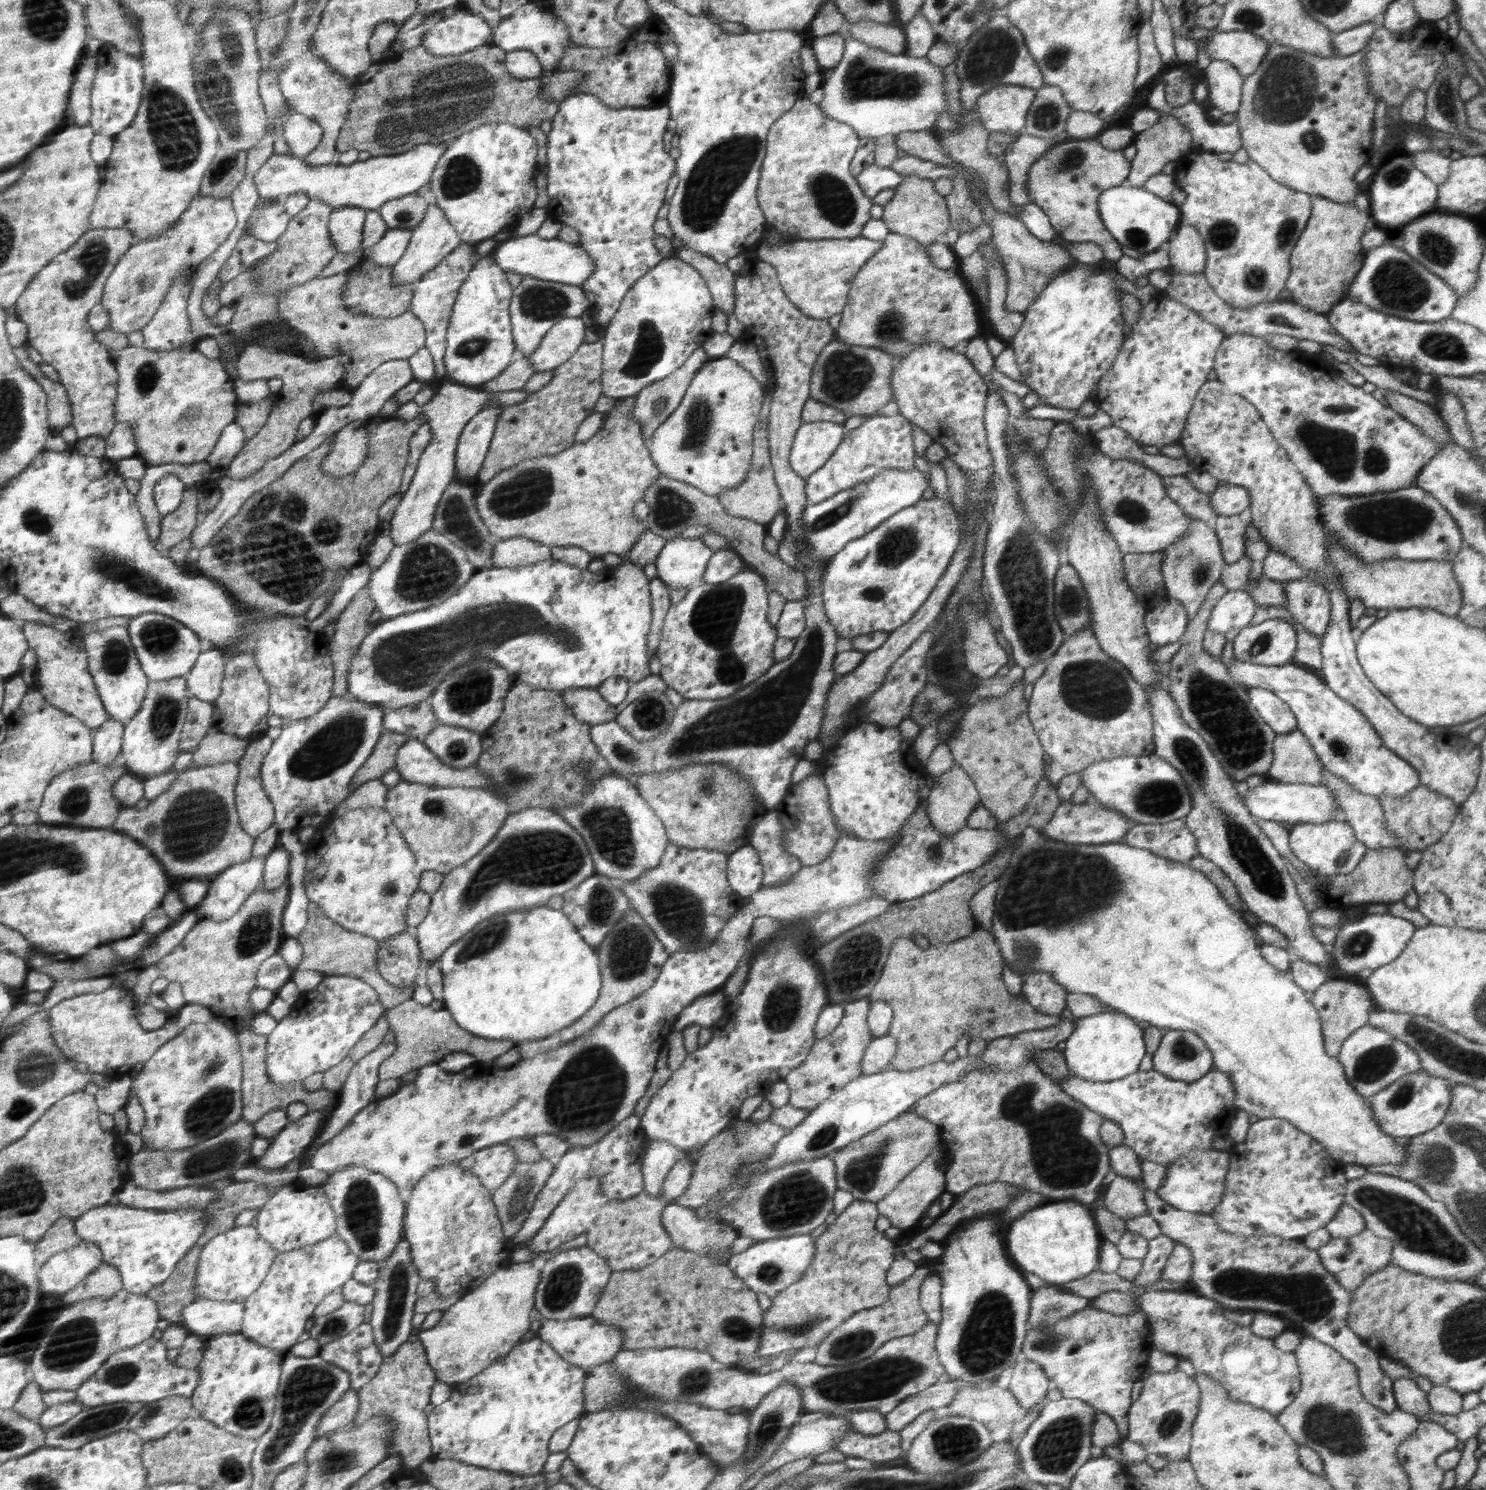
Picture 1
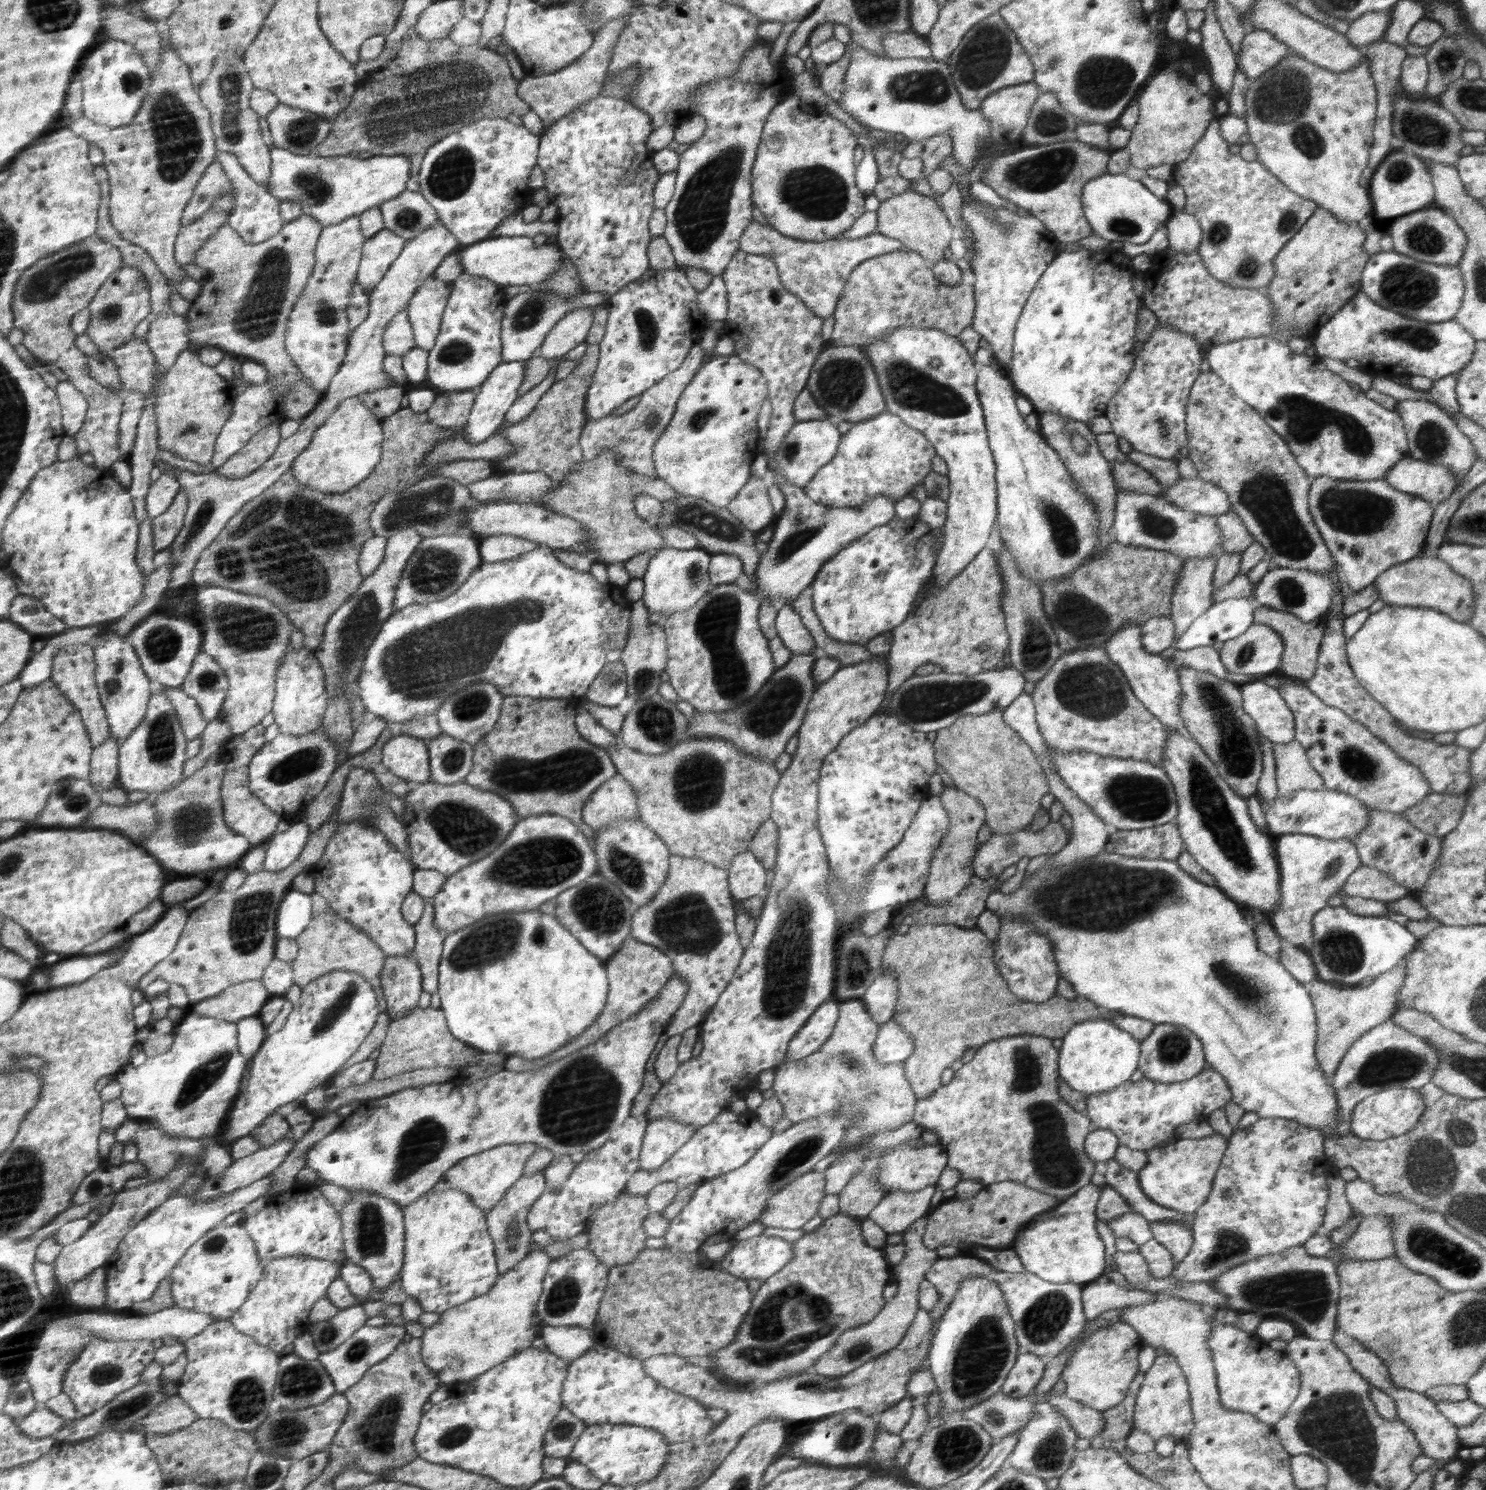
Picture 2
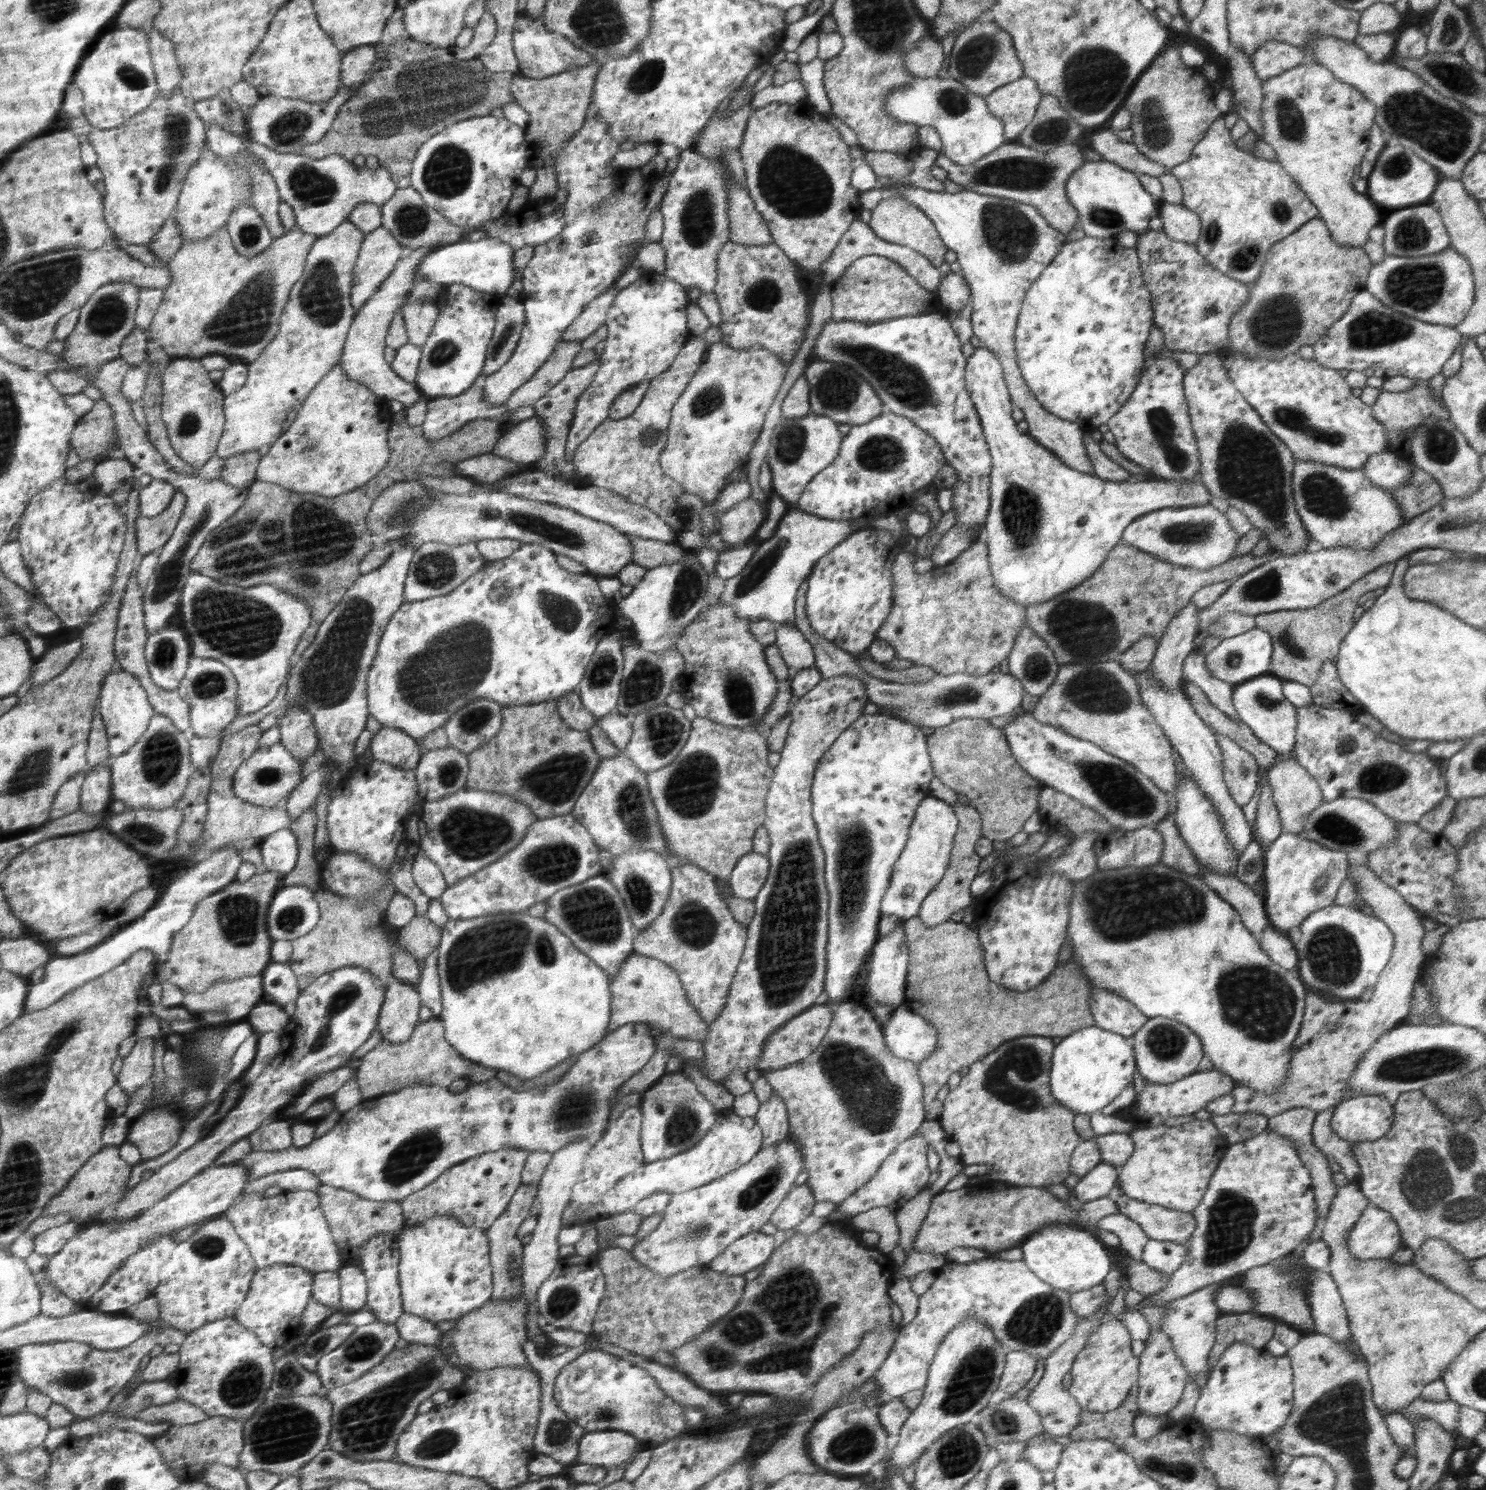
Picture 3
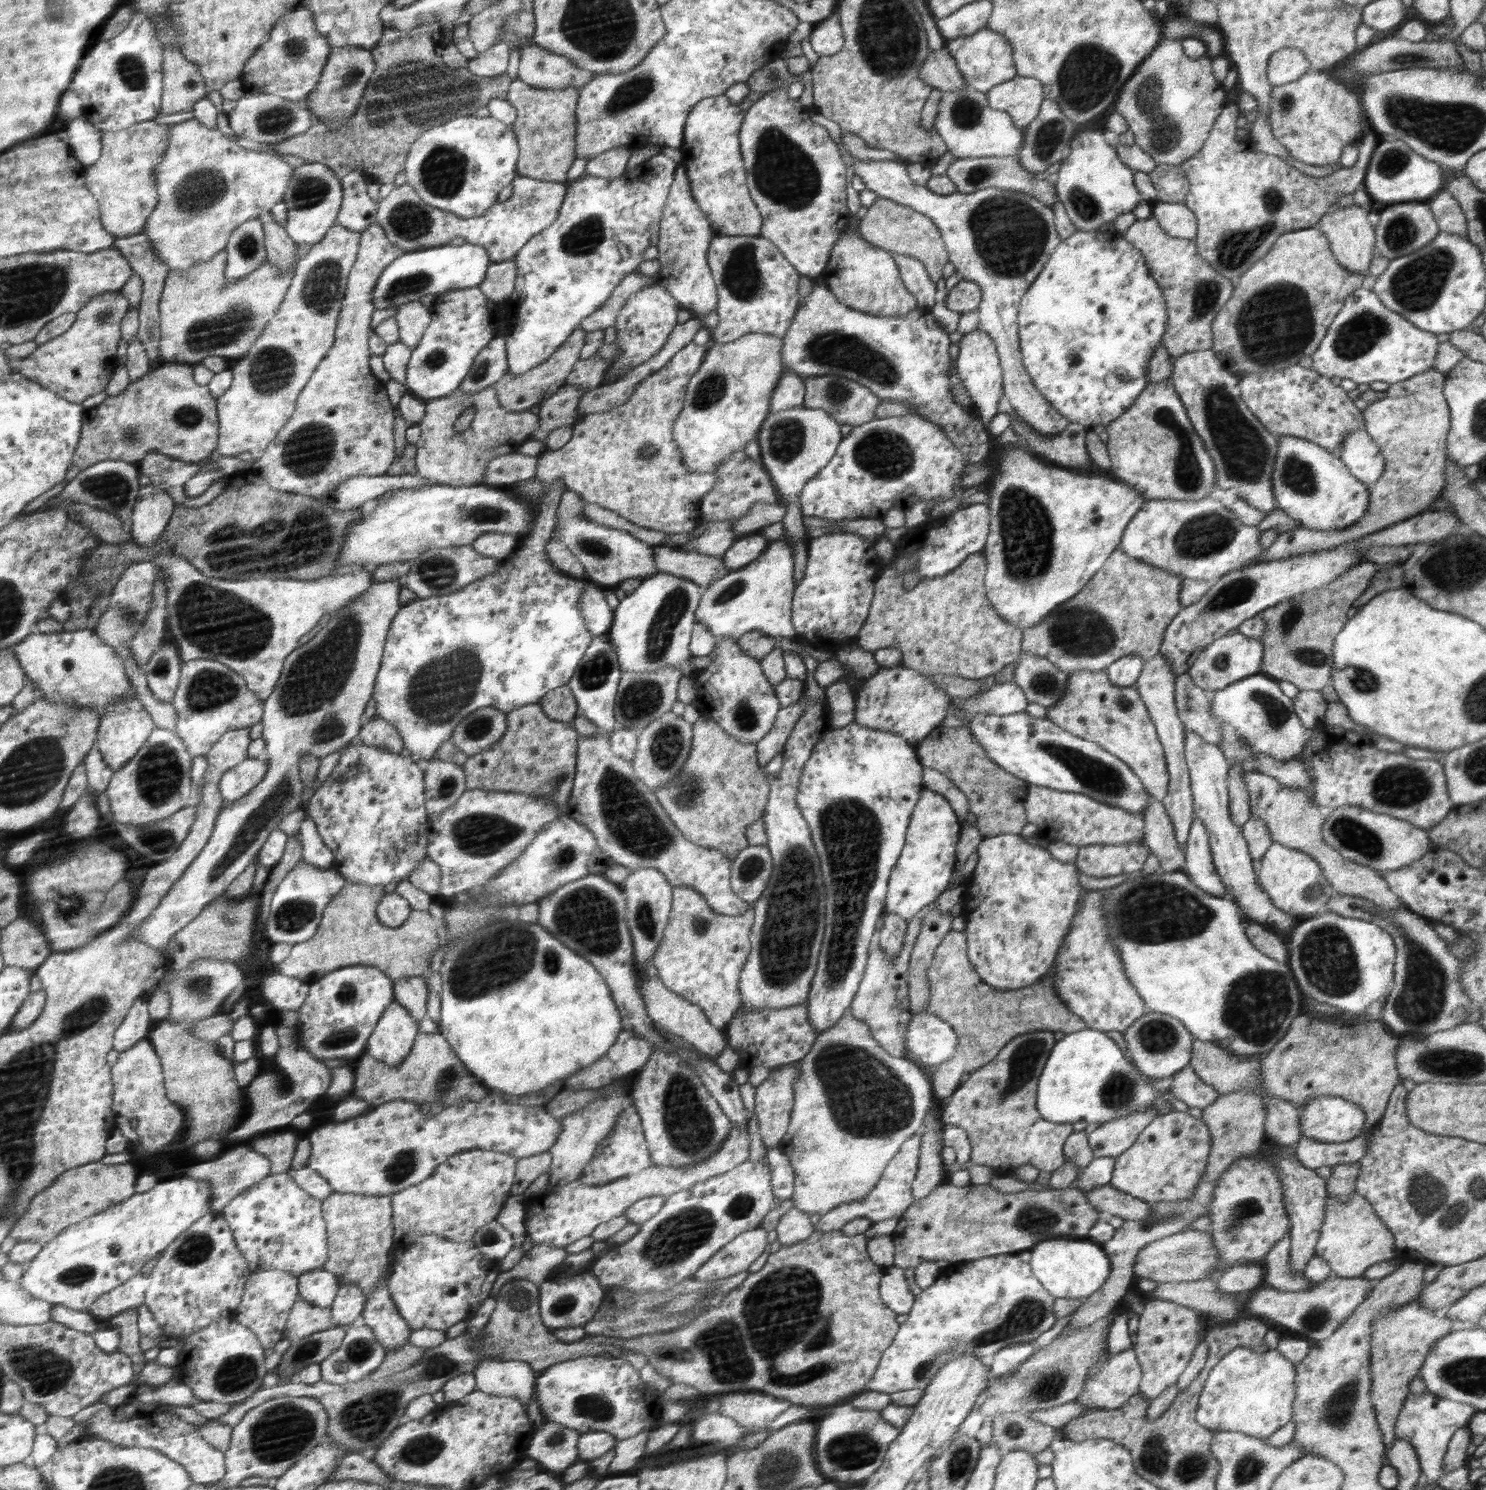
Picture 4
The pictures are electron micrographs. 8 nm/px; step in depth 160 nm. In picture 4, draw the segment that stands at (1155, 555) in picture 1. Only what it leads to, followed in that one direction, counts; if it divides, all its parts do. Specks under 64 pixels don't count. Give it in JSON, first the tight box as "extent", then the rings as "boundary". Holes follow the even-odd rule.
{"extent":[1023,367,1450,674],"boundary":[[[1430,367],[1409,379],[1387,386],[1385,397],[1363,410],[1365,430],[1378,445],[1385,465],[1378,480],[1367,485],[1370,504],[1357,523],[1341,531],[1319,531],[1302,526],[1285,531],[1276,537],[1255,563],[1340,546],[1428,510],[1431,502],[1441,495],[1447,481],[1445,446],[1450,428],[1450,411],[1443,393],[1444,381],[1445,375]],[[1119,547],[1076,596],[1050,611],[1036,626],[1023,630],[1023,651],[1048,657],[1062,672],[1069,674],[1086,670],[1100,672],[1130,654],[1150,660],[1159,653],[1168,625],[1183,609],[1179,603],[1182,579],[1183,576],[1138,560]]]}

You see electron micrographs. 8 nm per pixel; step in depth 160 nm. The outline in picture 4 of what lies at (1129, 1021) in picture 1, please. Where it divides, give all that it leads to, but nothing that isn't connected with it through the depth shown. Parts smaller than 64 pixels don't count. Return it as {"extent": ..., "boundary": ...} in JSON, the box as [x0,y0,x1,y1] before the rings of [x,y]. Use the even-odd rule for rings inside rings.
{"extent":[1037,1027,1188,1124],"boundary":[[[1086,1027],[1078,1032],[1065,1034],[1064,1038],[1058,1040],[1058,1048],[1054,1049],[1054,1056],[1050,1057],[1050,1064],[1046,1065],[1046,1072],[1042,1073],[1042,1088],[1037,1088],[1038,1108],[1042,1108],[1042,1117],[1046,1120],[1058,1123],[1087,1122],[1087,1124],[1104,1124],[1112,1122],[1133,1112],[1145,1110],[1147,1104],[1160,1100],[1169,1102],[1176,1111],[1187,1112],[1188,1107],[1182,1100],[1178,1100],[1168,1090],[1157,1090],[1154,1086],[1156,1079],[1146,1078],[1140,1074],[1132,1062],[1126,1060],[1124,1052],[1116,1046],[1112,1038],[1108,1038],[1106,1032]]]}

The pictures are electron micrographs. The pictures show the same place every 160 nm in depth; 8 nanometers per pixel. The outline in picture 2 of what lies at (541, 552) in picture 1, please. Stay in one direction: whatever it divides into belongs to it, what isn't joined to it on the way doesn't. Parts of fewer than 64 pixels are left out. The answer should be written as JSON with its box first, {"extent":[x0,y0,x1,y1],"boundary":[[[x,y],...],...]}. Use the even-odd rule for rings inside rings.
{"extent":[479,534,542,563],"boundary":[[[511,534],[485,537],[479,545],[481,559],[486,563],[513,559],[538,547],[542,544]]]}

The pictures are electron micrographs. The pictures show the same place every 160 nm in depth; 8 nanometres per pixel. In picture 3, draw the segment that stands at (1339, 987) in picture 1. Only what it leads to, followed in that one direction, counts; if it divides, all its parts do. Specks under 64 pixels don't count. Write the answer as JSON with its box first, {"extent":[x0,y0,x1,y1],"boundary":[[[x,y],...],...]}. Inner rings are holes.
{"extent":[1231,865,1425,1118],"boundary":[[[1350,865],[1347,878],[1355,882],[1357,898],[1362,898],[1371,913],[1378,917],[1394,935],[1394,948],[1388,964],[1382,970],[1369,1001],[1333,1000],[1308,989],[1305,1009],[1297,1038],[1293,1040],[1293,1055],[1289,1060],[1283,1089],[1273,1095],[1263,1095],[1253,1088],[1236,1083],[1231,1090],[1231,1112],[1256,1112],[1266,1118],[1276,1117],[1294,1107],[1322,1112],[1343,1098],[1352,1098],[1345,1088],[1358,1061],[1376,1041],[1404,1021],[1409,1011],[1413,986],[1418,980],[1419,967],[1425,960],[1422,939],[1425,933],[1423,916],[1366,866]]]}

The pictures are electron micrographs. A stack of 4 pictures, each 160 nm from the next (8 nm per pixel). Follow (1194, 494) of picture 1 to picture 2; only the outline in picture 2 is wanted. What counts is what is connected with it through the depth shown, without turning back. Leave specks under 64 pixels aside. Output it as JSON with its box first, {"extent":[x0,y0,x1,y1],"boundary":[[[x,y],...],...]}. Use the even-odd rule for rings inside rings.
{"extent":[1111,461,1166,496],"boundary":[[[1118,461],[1111,465],[1117,490],[1132,490],[1132,493],[1149,493],[1156,496],[1166,488],[1161,486],[1157,477],[1152,476],[1150,471],[1132,461]]]}

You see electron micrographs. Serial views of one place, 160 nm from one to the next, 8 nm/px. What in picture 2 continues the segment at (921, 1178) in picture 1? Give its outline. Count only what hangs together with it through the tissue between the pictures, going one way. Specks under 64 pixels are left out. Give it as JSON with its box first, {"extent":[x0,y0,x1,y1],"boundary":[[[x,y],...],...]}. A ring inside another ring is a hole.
{"extent":[867,1185,935,1235],"boundary":[[[935,1185],[926,1186],[916,1193],[888,1193],[867,1218],[880,1225],[888,1235],[901,1233],[931,1211],[934,1194]]]}

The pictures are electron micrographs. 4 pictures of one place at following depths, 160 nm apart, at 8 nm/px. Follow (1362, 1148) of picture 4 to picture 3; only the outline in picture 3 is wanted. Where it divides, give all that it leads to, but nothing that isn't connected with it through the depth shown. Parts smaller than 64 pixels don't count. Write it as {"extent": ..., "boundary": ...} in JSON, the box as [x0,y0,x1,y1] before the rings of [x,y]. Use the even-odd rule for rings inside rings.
{"extent":[1312,1098,1360,1186],"boundary":[[[1343,1098],[1330,1108],[1316,1113],[1316,1118],[1312,1127],[1313,1145],[1327,1156],[1330,1162],[1336,1162],[1340,1166],[1340,1172],[1348,1181],[1356,1186],[1359,1185],[1360,1171],[1354,1153],[1351,1151],[1352,1145],[1347,1140],[1342,1140],[1337,1134],[1332,1132],[1330,1117],[1336,1105],[1350,1098]]]}

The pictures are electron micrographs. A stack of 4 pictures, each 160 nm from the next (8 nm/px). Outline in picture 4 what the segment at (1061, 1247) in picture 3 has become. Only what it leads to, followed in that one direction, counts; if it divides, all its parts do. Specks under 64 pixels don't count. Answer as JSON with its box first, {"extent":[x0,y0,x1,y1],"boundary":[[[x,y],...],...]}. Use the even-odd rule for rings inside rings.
{"extent":[1030,1237,1110,1298],"boundary":[[[1064,1237],[1046,1240],[1030,1251],[1030,1264],[1034,1276],[1056,1298],[1083,1298],[1100,1290],[1109,1279],[1110,1263],[1108,1254],[1100,1250],[1100,1246],[1086,1242],[1086,1238],[1066,1240]]]}

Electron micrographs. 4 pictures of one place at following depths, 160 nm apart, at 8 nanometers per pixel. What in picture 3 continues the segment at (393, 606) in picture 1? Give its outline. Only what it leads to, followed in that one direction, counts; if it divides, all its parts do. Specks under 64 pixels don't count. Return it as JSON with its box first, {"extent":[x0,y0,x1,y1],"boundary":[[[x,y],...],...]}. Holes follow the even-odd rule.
{"extent":[405,541,488,602],"boundary":[[[474,541],[450,546],[443,542],[427,542],[416,550],[405,580],[405,600],[414,602],[448,595],[480,572],[488,564]]]}

